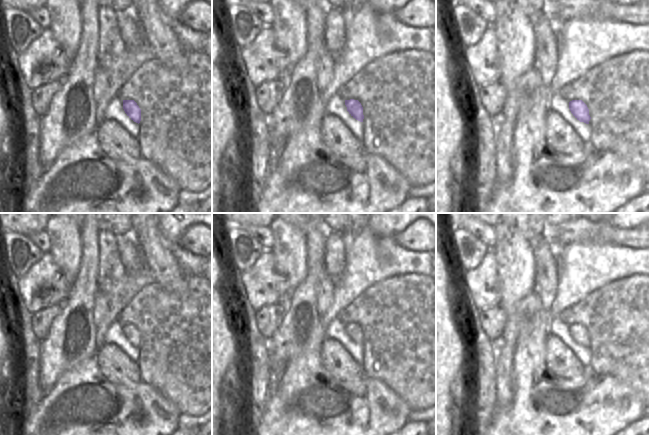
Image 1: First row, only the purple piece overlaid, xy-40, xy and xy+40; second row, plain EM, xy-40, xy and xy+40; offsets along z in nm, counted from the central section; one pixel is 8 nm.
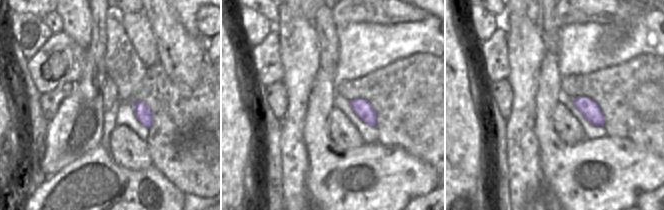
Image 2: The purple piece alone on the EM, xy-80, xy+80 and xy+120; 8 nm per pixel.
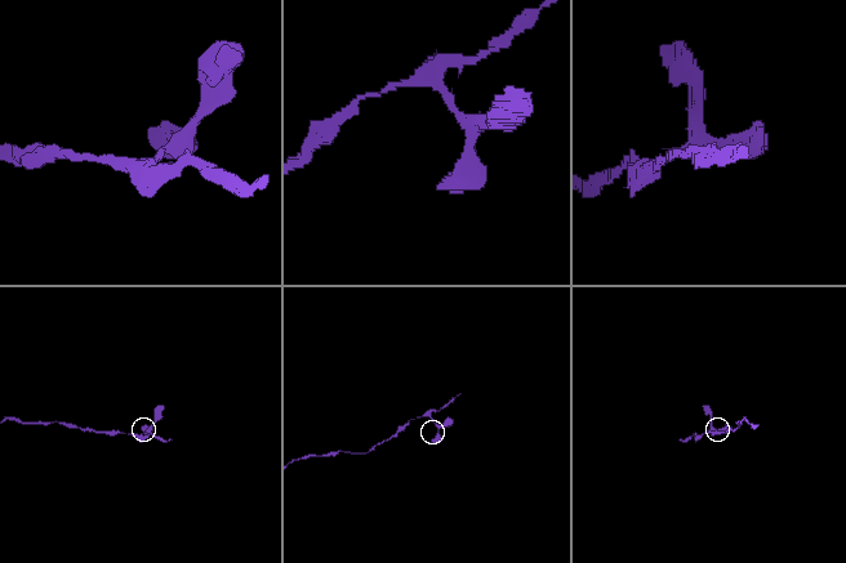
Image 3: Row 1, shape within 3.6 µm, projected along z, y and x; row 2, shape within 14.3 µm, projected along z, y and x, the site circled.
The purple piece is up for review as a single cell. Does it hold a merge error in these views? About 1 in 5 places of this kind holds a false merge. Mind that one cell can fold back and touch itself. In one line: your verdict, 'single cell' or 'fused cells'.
single cell

